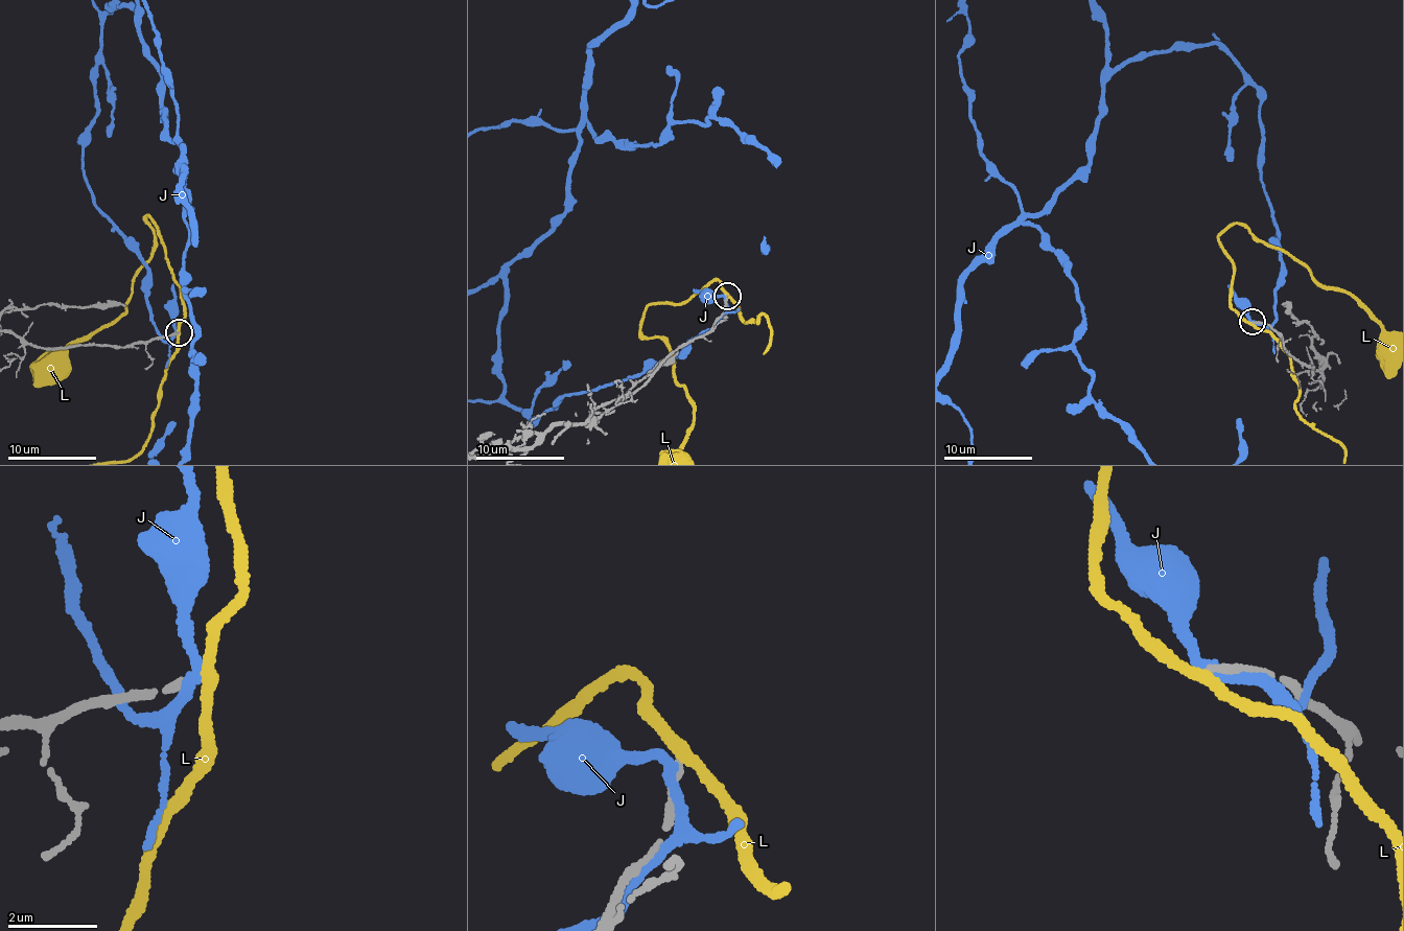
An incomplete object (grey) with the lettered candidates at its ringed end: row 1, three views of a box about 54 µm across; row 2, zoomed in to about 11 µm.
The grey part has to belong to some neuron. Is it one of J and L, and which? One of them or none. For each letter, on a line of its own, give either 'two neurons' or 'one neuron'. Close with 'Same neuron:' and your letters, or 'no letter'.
J: two neurons
L: two neurons
Same neuron: no letter

